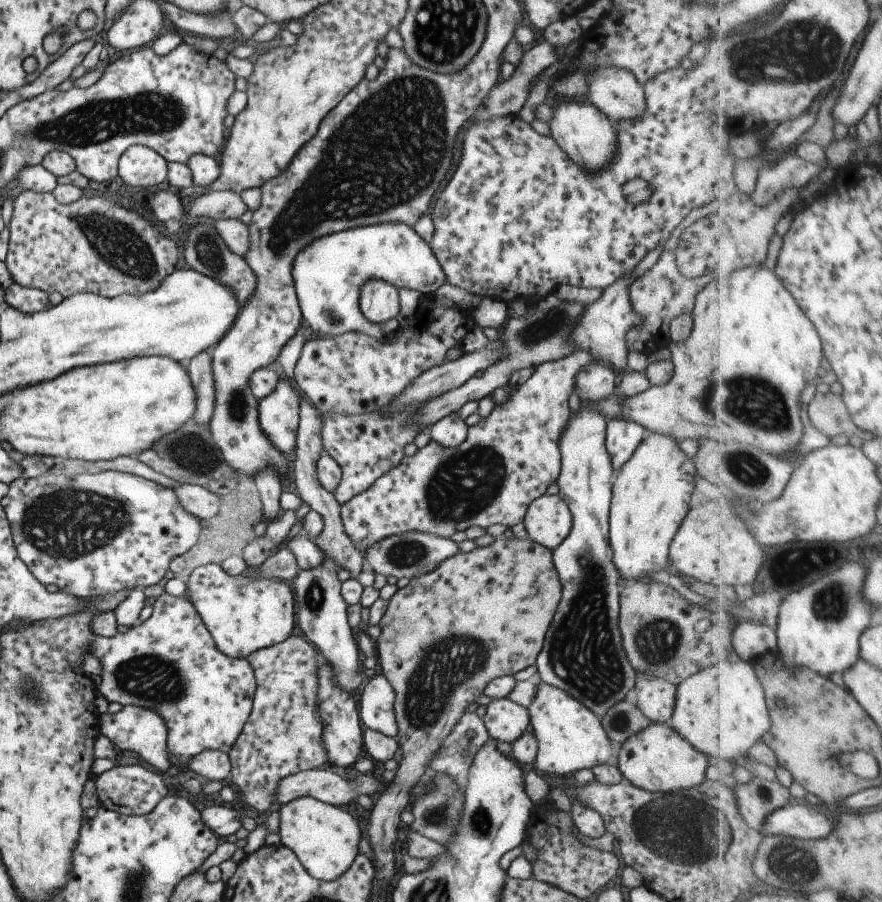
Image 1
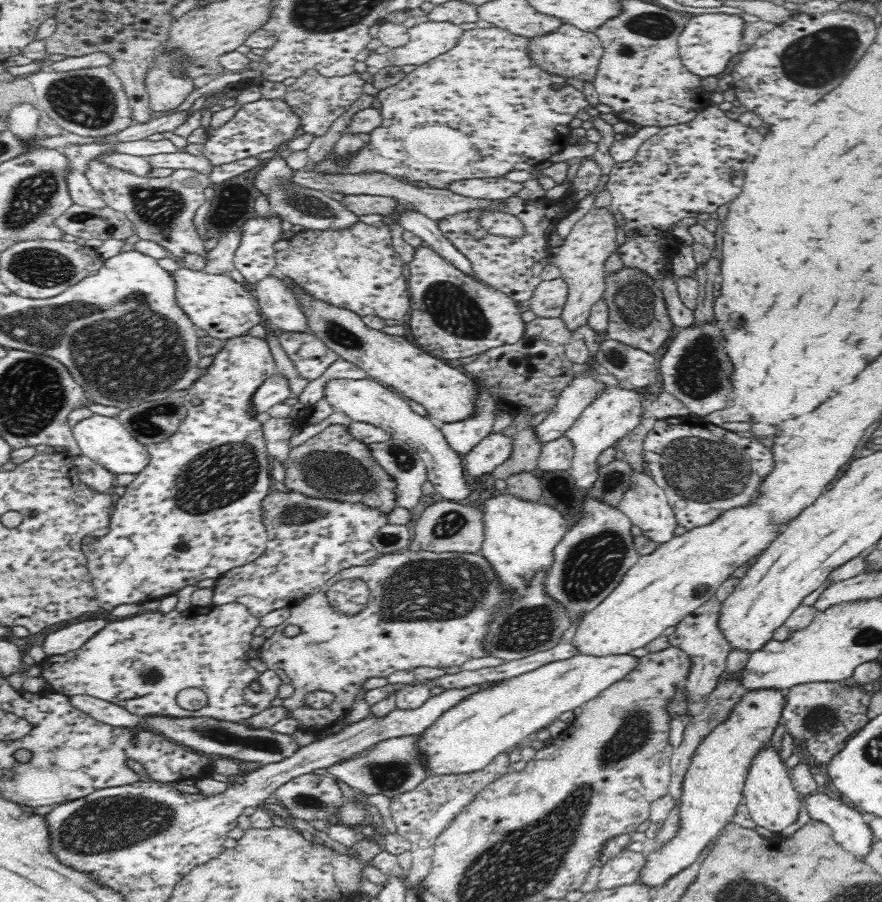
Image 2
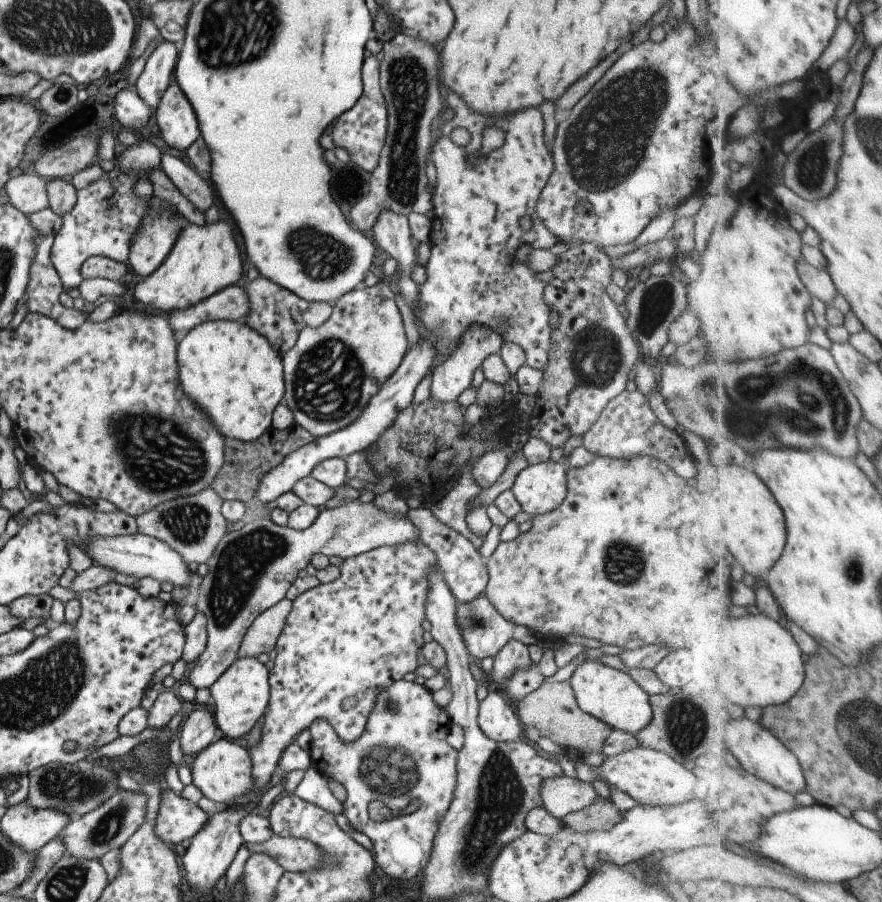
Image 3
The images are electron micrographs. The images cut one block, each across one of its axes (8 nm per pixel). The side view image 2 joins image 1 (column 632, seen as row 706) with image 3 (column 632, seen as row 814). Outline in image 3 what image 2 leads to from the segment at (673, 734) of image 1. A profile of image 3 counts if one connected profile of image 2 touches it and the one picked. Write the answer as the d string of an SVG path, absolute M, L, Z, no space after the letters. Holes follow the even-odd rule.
M587 660L575 668L575 672L571 674L567 682L573 690L573 696L581 712L601 720L603 724L607 724L613 730L622 730L635 735L649 724L653 716L649 695L643 692L623 670L603 666L595 660Z

